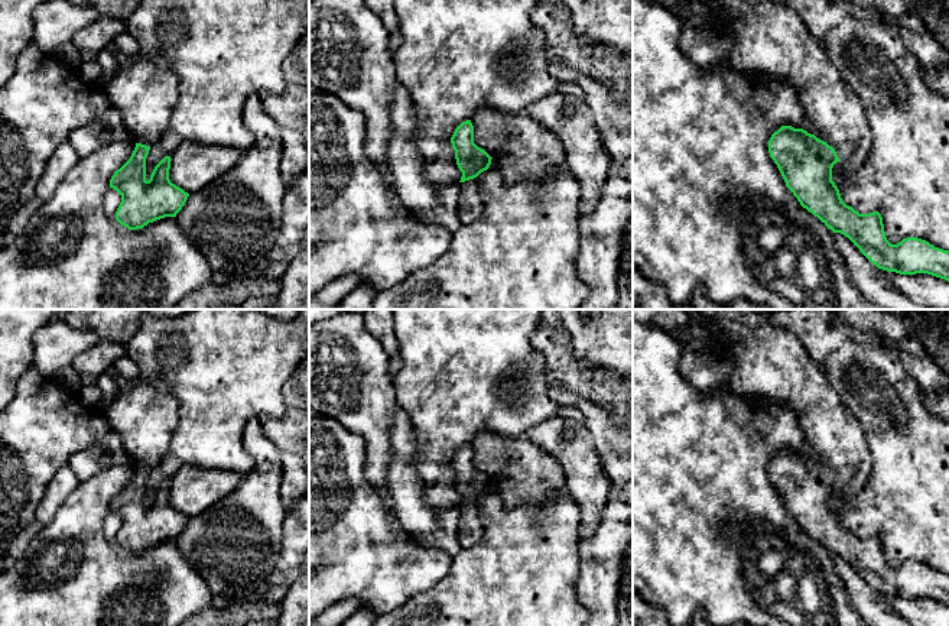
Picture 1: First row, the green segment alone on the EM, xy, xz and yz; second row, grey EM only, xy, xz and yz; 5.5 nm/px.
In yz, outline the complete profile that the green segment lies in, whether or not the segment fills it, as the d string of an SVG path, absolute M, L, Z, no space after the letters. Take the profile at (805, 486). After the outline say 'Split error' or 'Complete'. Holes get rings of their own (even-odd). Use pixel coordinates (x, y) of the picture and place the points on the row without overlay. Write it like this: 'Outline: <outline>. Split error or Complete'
Outline: M761 309L698 311L732 340L724 341L706 328L701 318L689 315L689 324L672 333L682 347L705 340L721 350L725 348L734 360L727 382L735 395L764 405L784 405L794 415L803 435L803 451L781 450L771 458L768 476L786 510L800 529L833 557L848 561L878 593L900 599L927 597L949 606L949 574L935 571L917 561L907 561L891 568L885 561L878 535L859 538L842 525L832 505L832 492L839 484L855 490L865 486L871 471L871 451L859 422L841 402L826 374L812 360L800 340L793 333L770 322Z. Split error

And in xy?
Outline: M137 377L129 389L118 389L104 415L136 466L130 483L110 503L110 512L121 519L116 544L129 554L137 554L156 544L176 541L189 518L170 506L170 480L155 490L149 505L146 481L170 445L179 421L178 400Z. Split error

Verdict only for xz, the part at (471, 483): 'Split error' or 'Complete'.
Split error

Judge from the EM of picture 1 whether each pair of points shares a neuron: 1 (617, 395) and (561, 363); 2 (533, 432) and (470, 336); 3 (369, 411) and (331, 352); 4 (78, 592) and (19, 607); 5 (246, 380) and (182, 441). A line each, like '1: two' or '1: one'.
1: one
2: two
3: one
4: one
5: one

